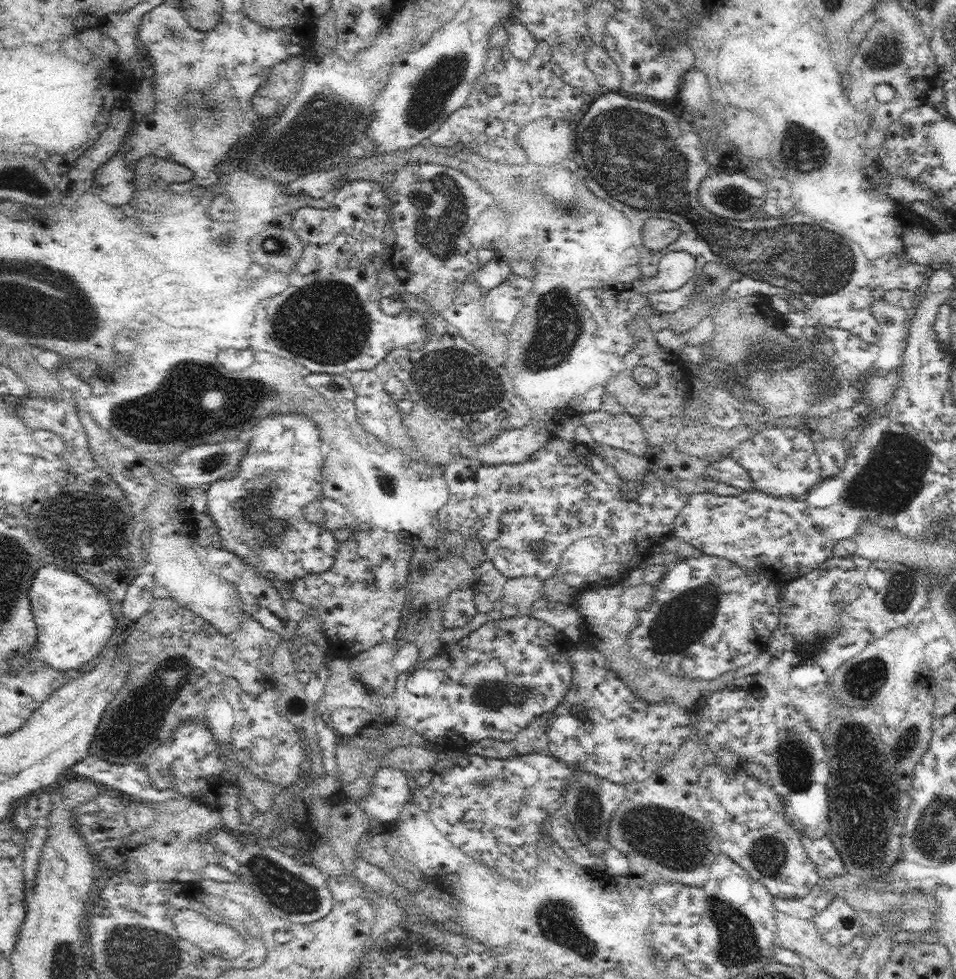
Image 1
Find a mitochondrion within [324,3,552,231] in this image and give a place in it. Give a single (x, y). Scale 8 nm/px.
(431, 92)

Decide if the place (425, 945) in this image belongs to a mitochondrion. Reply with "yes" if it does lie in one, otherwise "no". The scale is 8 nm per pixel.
no

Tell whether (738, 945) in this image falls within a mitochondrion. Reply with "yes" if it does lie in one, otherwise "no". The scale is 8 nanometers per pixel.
yes

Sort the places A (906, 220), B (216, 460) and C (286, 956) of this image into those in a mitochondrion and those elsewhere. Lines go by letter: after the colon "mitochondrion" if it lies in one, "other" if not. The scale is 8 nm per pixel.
A: other
B: mitochondrion
C: other

